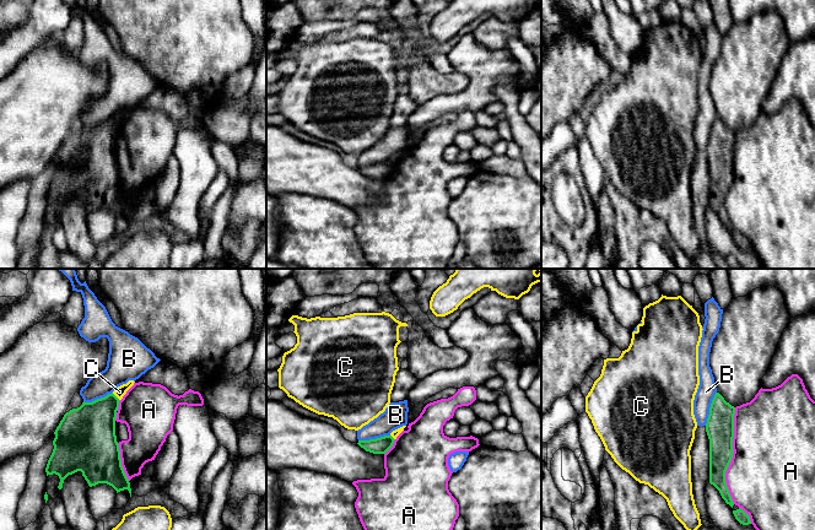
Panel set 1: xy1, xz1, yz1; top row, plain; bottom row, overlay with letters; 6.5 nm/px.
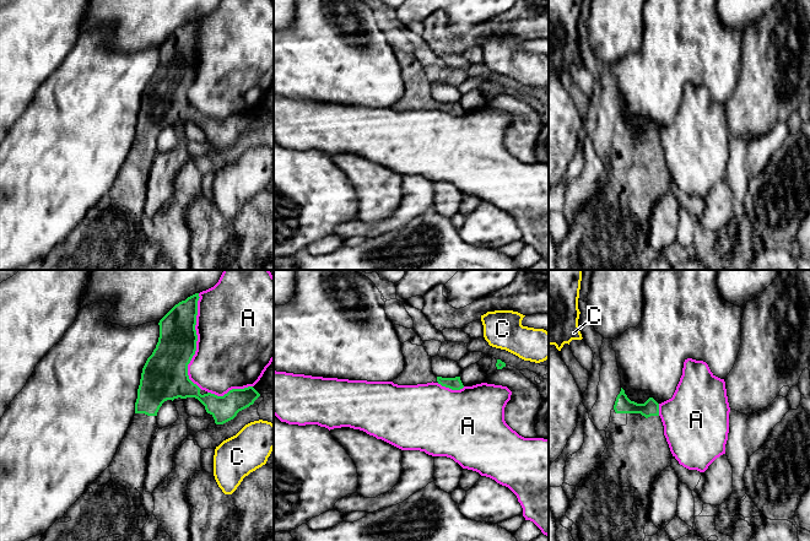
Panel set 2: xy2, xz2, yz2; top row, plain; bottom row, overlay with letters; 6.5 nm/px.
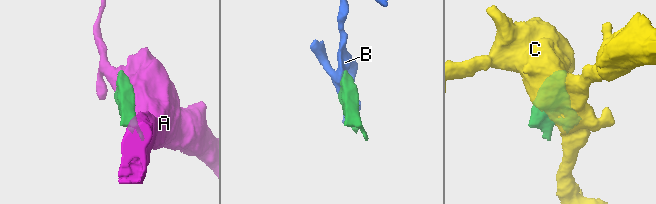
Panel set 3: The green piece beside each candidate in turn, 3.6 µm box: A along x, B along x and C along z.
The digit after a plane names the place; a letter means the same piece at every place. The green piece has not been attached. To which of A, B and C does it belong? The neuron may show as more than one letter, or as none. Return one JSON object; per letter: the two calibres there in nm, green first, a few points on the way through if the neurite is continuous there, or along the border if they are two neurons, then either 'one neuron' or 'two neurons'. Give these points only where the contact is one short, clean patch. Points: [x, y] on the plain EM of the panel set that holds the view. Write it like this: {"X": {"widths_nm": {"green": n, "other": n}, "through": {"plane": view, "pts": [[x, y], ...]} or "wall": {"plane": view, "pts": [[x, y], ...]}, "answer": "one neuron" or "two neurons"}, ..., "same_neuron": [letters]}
{"A": {"widths_nm": {"green": 280, "other": 480}, "answer": "two neurons"}, "B": {"widths_nm": {"green": 190, "other": 120}, "wall": {"plane": "yz1", "pts": [[716, 117], [705, 150]]}, "answer": "two neurons"}, "C": {"widths_nm": {"green": 300, "other": 70}, "answer": "two neurons"}, "same_neuron": []}

